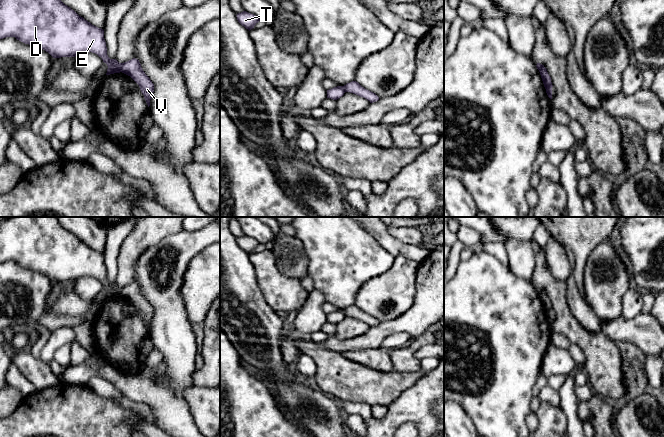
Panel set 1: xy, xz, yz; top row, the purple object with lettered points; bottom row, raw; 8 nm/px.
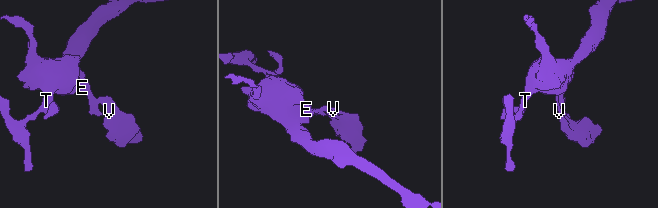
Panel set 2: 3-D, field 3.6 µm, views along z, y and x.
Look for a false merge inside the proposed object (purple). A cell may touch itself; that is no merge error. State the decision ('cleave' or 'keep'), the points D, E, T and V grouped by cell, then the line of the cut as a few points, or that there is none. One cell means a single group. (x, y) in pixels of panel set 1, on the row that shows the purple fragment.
cleave; groups D E T / V; cut xy (121, 63), (120, 71)

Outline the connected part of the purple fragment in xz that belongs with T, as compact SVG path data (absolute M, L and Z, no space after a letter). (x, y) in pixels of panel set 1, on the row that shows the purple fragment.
M246 11L238 13L236 16L238 22L249 31L253 29L254 26L260 21L260 19L256 15L248 13Z

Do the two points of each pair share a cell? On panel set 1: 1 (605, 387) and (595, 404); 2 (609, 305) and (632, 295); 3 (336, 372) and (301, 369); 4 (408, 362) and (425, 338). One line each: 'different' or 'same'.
1: different
2: different
3: different
4: same

